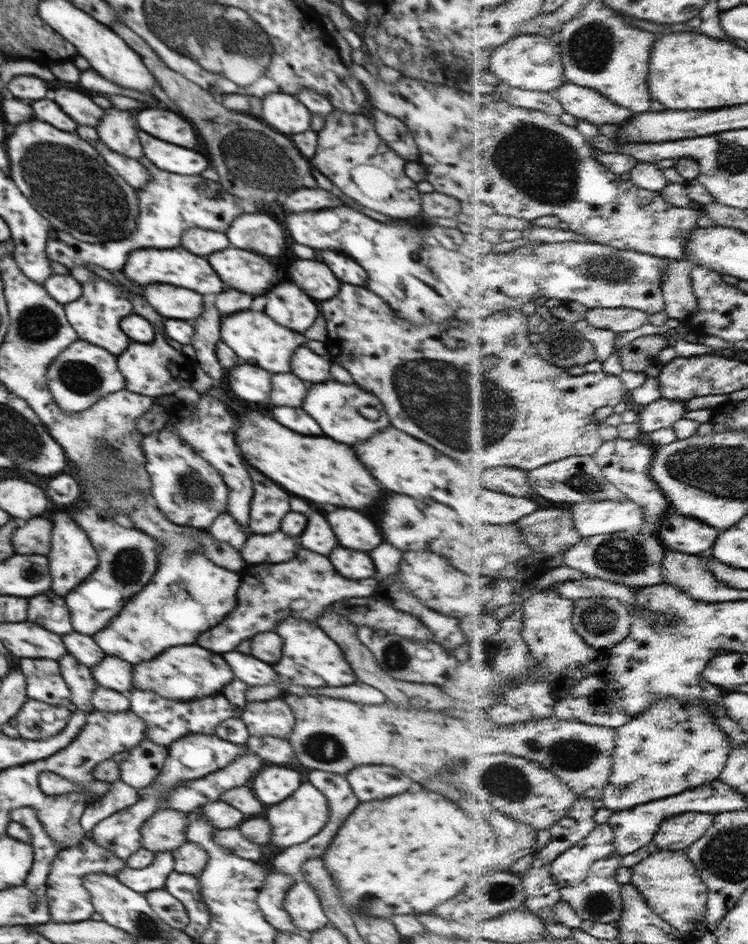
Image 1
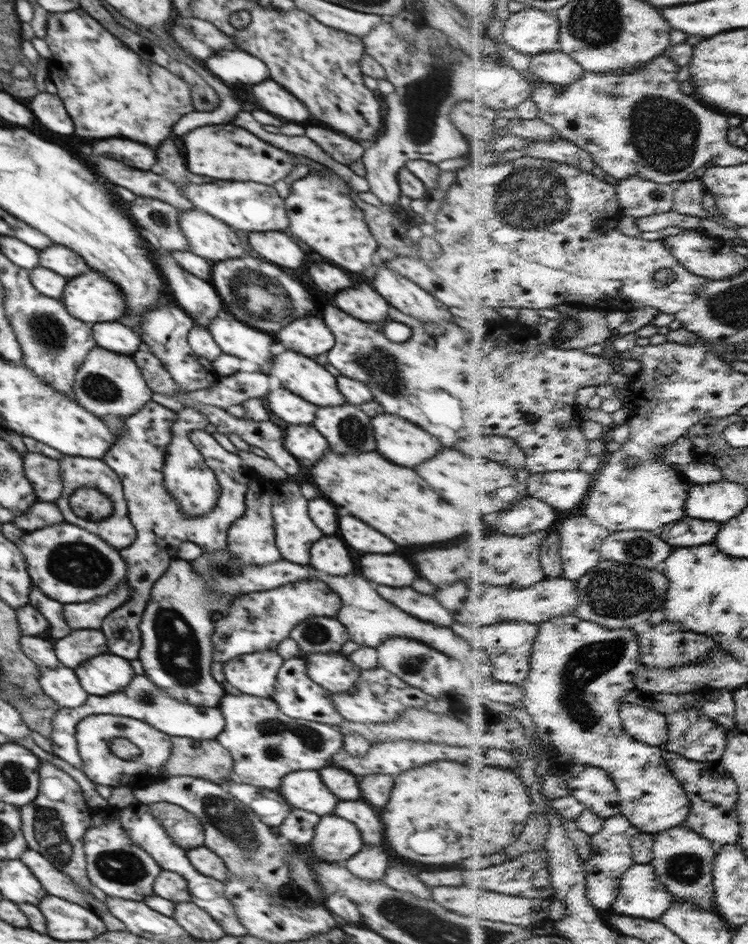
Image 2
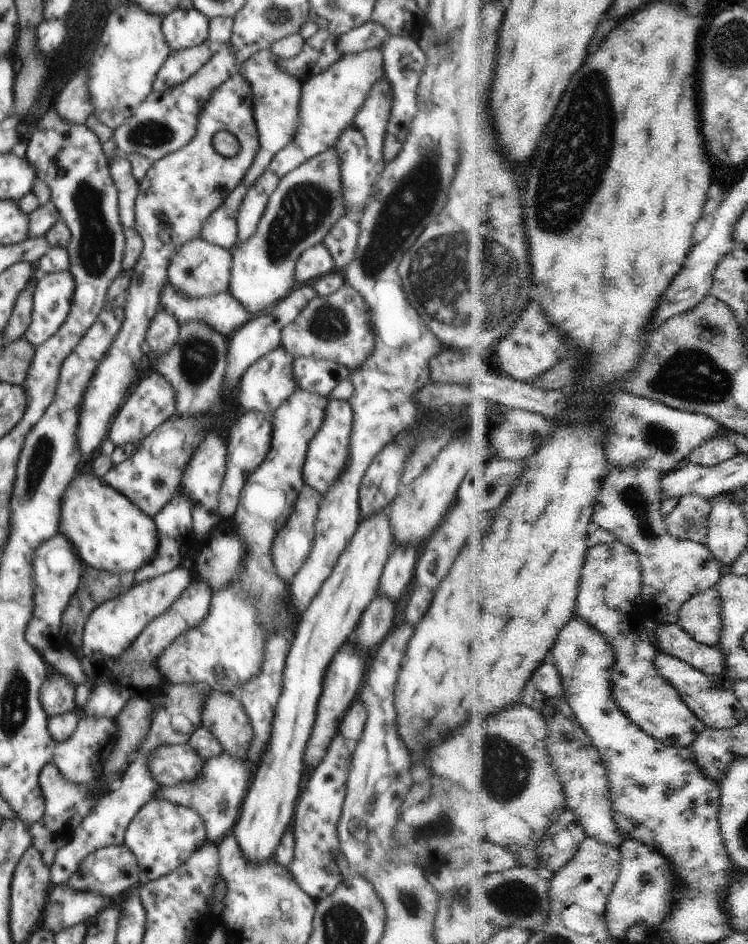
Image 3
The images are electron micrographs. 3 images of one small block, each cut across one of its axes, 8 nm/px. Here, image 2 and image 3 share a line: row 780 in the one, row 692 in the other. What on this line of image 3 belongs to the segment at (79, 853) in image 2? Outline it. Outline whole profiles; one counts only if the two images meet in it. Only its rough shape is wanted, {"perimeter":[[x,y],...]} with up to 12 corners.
{"perimeter":[[51,672],[39,688],[48,718],[74,711],[76,685]]}

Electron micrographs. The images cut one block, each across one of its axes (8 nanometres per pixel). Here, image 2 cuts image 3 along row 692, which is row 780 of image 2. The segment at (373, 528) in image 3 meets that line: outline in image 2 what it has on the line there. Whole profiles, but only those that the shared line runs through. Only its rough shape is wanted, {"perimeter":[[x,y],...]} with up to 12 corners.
{"perimeter":[[318,772],[281,778],[280,794],[294,808],[332,814],[336,796]]}

